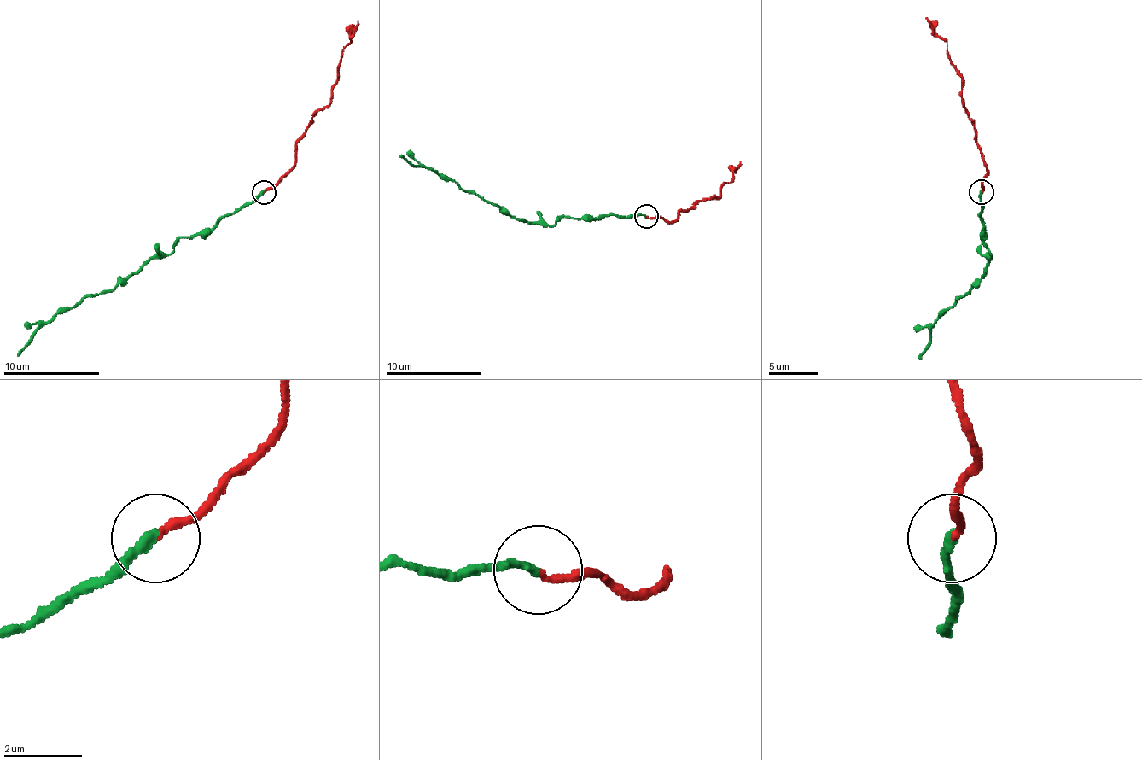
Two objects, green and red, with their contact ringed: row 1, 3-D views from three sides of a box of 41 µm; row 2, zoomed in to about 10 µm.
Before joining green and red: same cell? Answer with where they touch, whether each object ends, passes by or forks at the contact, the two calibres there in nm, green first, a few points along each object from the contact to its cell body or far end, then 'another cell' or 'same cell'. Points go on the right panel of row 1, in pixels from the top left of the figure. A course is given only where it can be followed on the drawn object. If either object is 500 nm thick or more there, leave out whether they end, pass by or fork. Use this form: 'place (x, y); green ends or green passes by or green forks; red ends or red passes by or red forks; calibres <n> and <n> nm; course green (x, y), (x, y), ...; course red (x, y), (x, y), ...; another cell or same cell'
place (981, 192); green ends; red ends; calibres 240 and 160 nm; course green (981, 193), (983, 236), (990, 256), (988, 269), (934, 323), (931, 342), (919, 359); course red (981, 193), (988, 168), (983, 163), (973, 124), (961, 99), (958, 70), (951, 62), (946, 43), (927, 18); another cell

